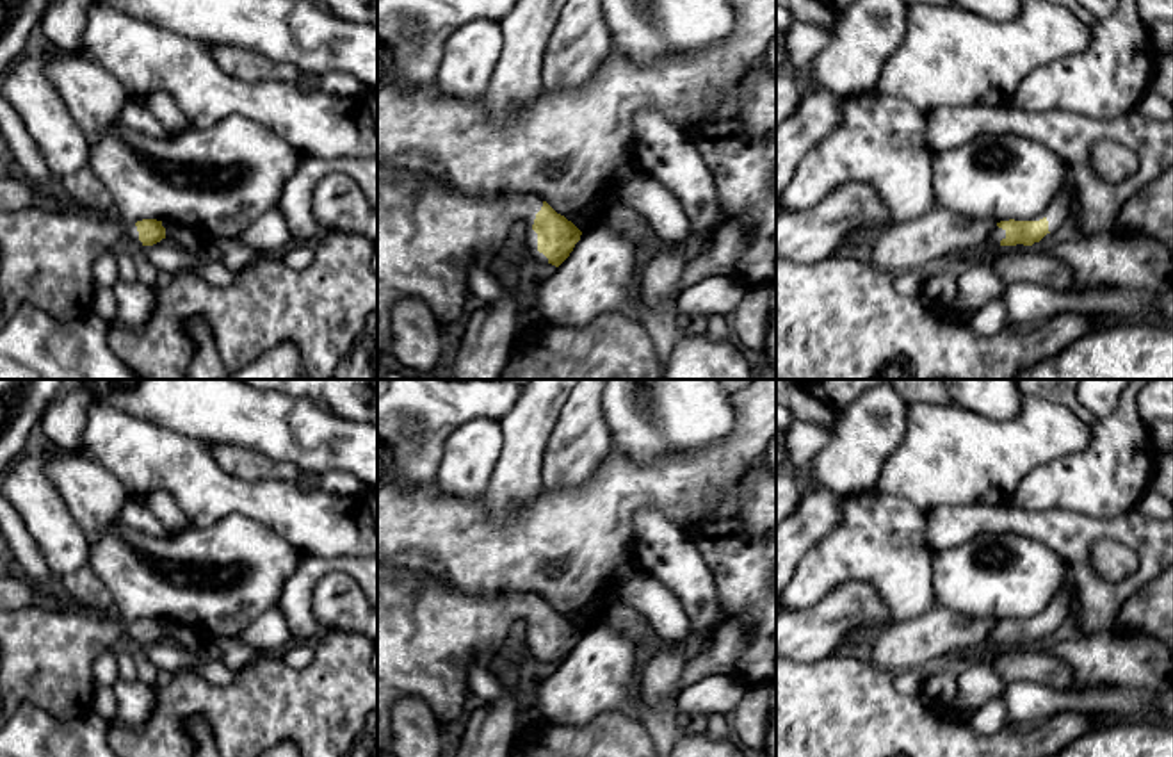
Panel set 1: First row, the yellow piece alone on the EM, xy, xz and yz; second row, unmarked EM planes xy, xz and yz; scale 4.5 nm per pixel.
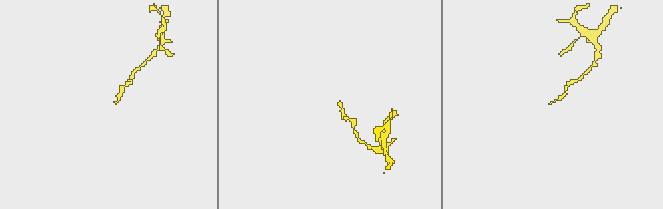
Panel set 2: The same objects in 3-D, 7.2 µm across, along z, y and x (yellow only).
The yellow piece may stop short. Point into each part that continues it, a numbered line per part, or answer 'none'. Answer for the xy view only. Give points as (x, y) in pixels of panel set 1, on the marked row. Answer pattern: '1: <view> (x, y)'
1: xy (47, 259)

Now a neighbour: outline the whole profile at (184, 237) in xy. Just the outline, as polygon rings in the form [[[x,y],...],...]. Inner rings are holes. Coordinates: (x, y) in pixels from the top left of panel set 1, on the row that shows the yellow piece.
[[[162,221],[162,226],[166,228],[166,239],[182,249],[198,251],[203,244],[203,237],[189,226],[174,221]]]

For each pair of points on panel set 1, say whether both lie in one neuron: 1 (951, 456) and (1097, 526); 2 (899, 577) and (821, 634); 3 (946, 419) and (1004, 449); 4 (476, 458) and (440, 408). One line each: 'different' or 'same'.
1: different
2: different
3: same
4: different

